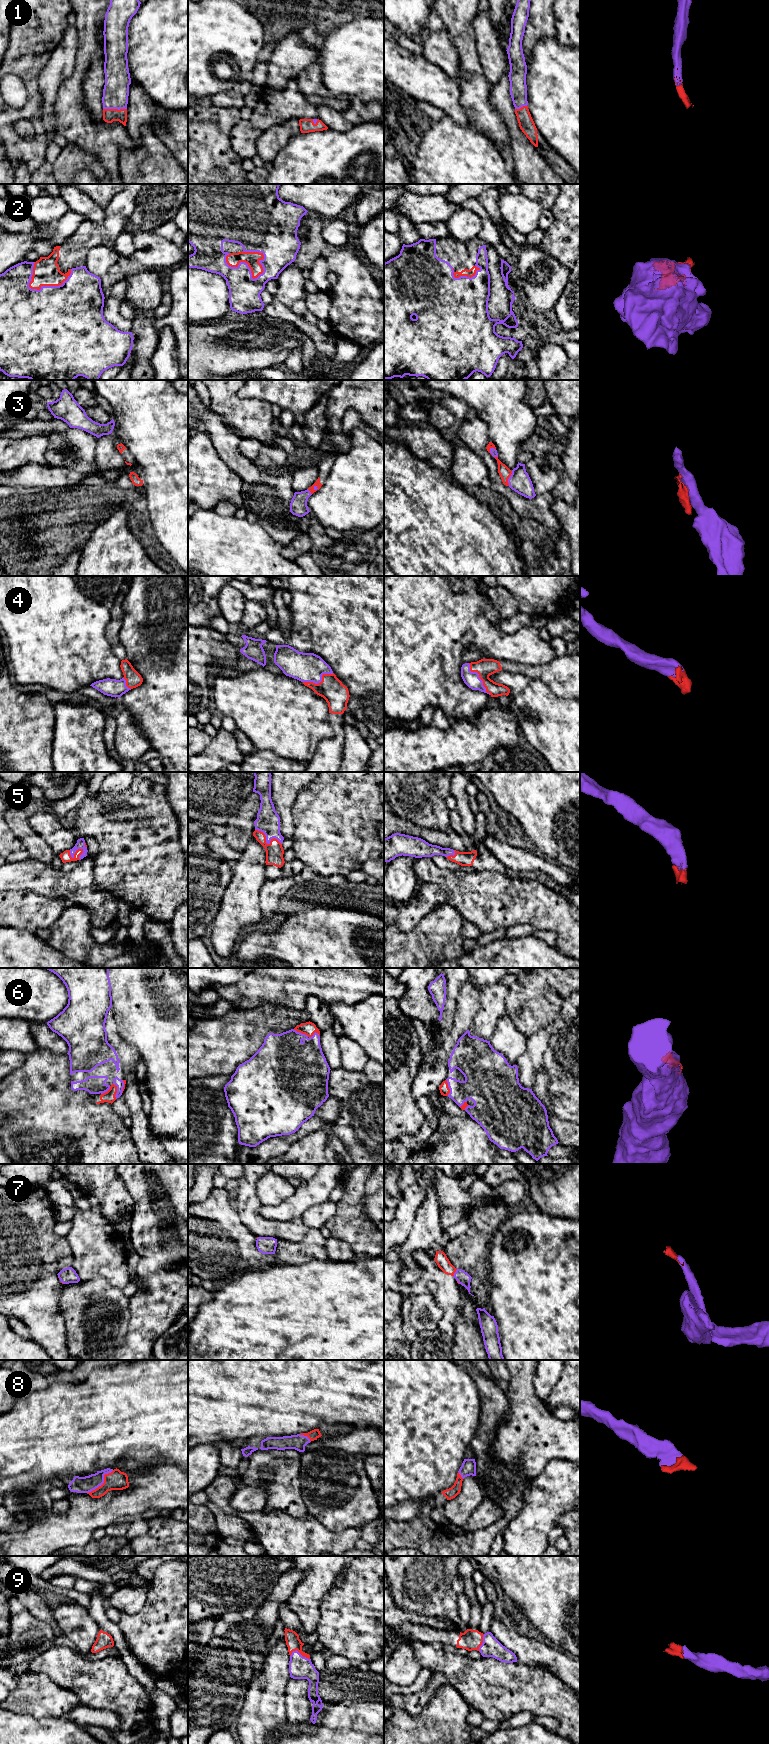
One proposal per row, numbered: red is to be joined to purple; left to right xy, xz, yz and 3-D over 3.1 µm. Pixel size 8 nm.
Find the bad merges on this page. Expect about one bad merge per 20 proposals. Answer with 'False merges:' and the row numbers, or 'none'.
False merges: none

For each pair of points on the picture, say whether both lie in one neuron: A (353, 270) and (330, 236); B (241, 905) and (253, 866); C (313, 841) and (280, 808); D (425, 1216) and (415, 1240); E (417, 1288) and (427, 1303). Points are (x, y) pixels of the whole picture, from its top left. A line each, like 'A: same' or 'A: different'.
A: different
B: same
C: different
D: same
E: different

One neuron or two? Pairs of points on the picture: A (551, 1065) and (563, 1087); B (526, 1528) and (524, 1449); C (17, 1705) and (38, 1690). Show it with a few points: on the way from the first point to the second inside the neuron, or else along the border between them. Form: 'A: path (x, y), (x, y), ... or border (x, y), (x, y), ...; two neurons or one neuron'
A: path (556, 1070), (563, 1077), (563, 1082); one neuron
B: border (549, 1461), (544, 1469), (533, 1479); two neurons
C: path (22, 1700), (28, 1694), (33, 1694); one neuron

